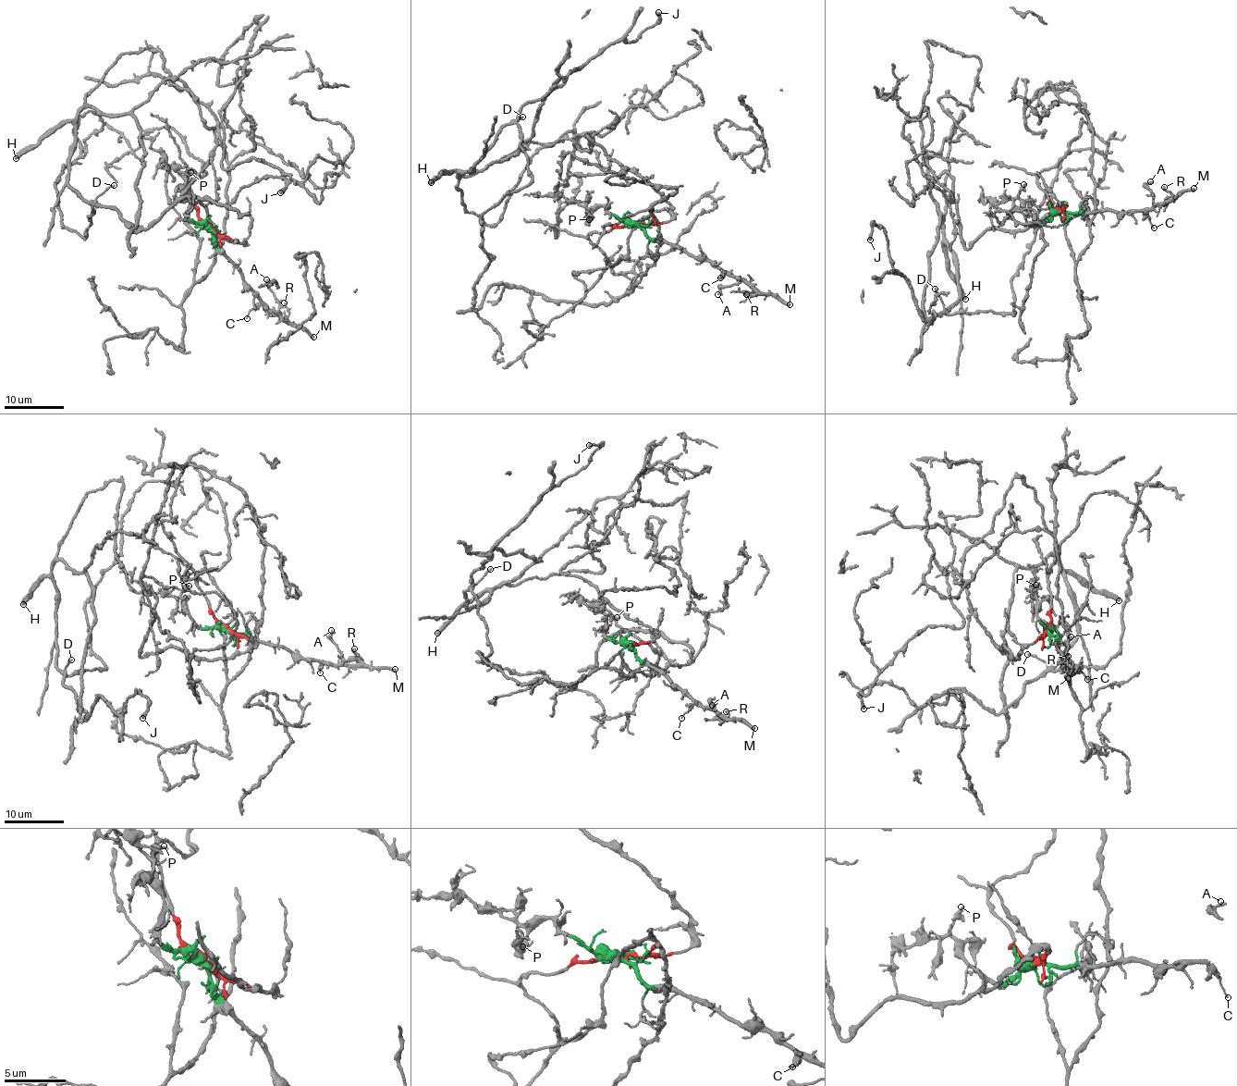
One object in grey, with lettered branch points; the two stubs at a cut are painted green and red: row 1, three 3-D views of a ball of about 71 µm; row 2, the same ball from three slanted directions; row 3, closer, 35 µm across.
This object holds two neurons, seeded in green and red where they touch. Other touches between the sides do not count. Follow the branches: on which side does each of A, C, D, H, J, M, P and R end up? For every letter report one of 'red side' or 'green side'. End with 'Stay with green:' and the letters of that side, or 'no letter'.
A: green side
C: green side
D: red side
H: red side
J: red side
M: green side
P: green side
R: green side
Stay with green: A, C, M, P, R

